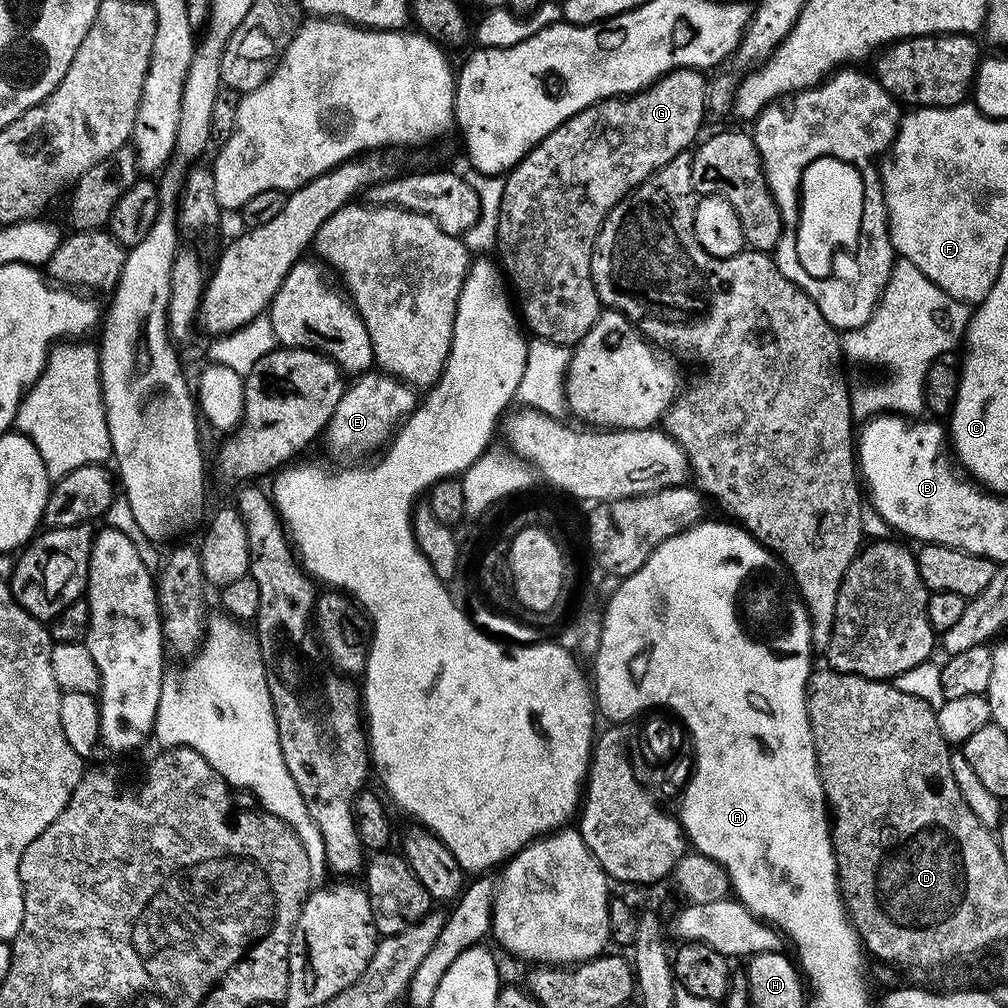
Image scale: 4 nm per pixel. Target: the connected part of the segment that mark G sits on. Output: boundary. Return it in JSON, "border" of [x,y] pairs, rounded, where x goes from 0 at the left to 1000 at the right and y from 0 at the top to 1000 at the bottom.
{"border":[[[671,67],[668,71],[662,71],[656,79],[649,80],[644,87],[630,91],[628,95],[609,95],[605,99],[594,99],[592,103],[586,103],[581,109],[569,113],[562,121],[558,121],[558,125],[554,125],[549,131],[542,133],[542,137],[538,137],[538,141],[534,141],[534,145],[525,149],[521,153],[520,159],[514,161],[512,166],[499,176],[500,188],[498,188],[494,228],[490,242],[493,247],[496,245],[494,262],[503,281],[507,283],[510,290],[510,285],[512,285],[511,293],[514,295],[515,313],[518,314],[523,328],[529,334],[545,337],[551,341],[570,343],[575,340],[576,335],[585,327],[585,323],[589,323],[589,319],[595,314],[597,303],[591,286],[587,283],[587,245],[599,222],[599,215],[609,204],[613,204],[613,200],[617,200],[617,196],[621,196],[634,183],[641,181],[641,177],[645,177],[653,169],[657,169],[657,165],[661,165],[661,161],[665,161],[665,157],[673,157],[673,153],[684,150],[691,142],[692,136],[695,134],[694,126],[697,125],[698,119],[700,120],[702,109],[700,97],[702,96],[703,80],[700,75],[698,79],[698,75],[697,70],[688,67]]]}

